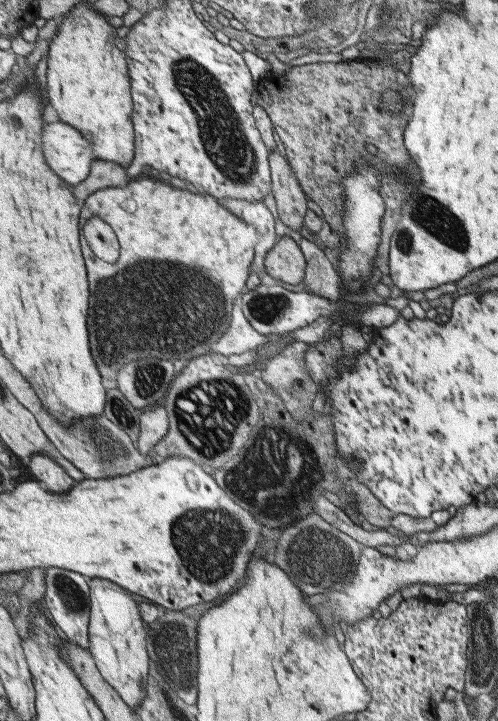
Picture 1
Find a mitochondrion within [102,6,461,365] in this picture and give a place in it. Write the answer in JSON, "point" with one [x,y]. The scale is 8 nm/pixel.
{"point":[219,129]}

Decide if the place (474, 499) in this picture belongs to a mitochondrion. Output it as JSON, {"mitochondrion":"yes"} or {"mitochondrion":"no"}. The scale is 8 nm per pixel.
{"mitochondrion":"no"}

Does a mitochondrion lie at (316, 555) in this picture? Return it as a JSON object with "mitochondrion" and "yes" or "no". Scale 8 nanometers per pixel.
{"mitochondrion":"yes"}

